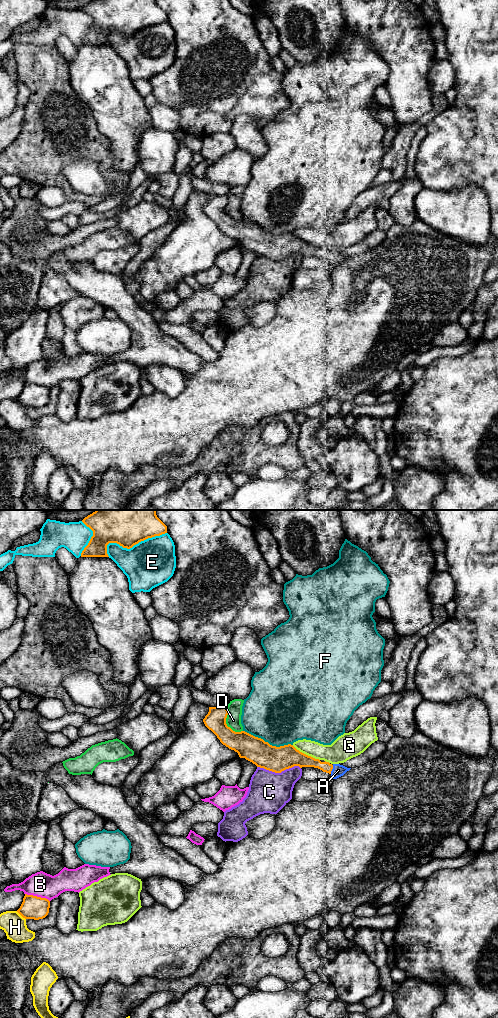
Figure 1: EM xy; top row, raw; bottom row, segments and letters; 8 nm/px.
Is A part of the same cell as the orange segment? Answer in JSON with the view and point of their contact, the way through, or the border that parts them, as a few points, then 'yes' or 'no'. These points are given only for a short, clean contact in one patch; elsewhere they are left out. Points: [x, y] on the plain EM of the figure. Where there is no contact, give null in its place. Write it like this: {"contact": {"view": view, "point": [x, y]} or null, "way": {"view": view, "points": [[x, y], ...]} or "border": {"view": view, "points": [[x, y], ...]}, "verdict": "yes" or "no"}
{"contact": {"view": "xy", "point": [332, 256]}, "verdict": "yes"}

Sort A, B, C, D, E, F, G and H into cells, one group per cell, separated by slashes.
A / B / C / D / E / F / G / H

